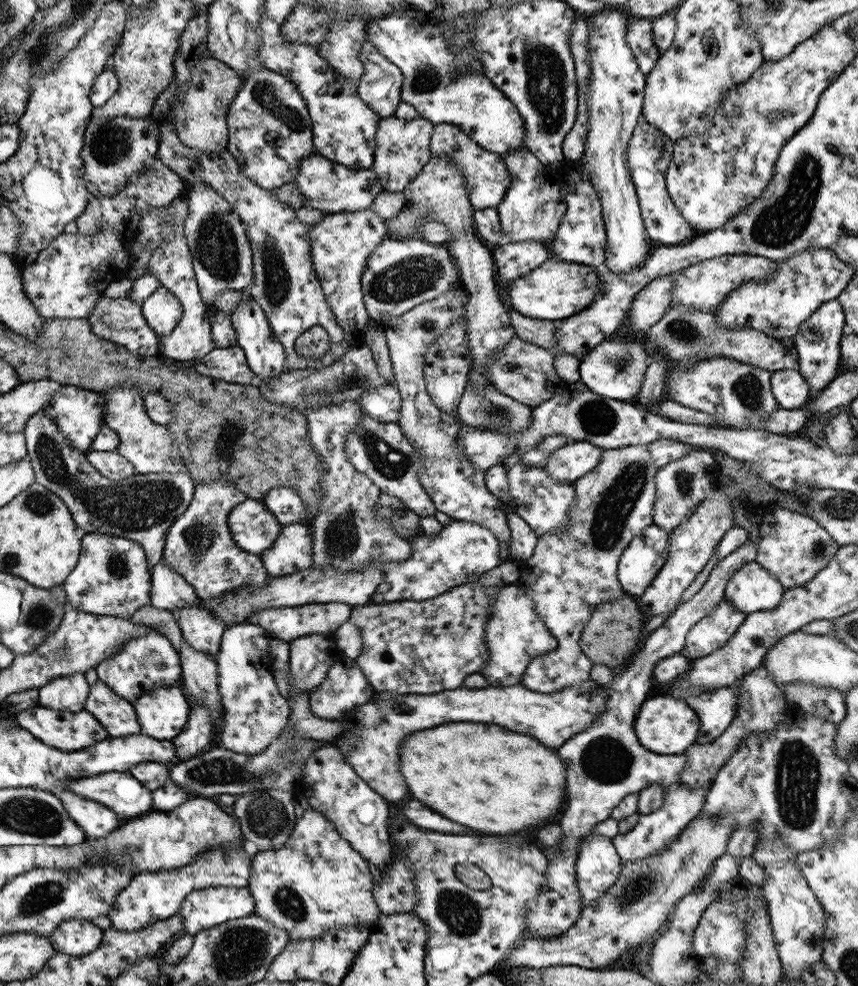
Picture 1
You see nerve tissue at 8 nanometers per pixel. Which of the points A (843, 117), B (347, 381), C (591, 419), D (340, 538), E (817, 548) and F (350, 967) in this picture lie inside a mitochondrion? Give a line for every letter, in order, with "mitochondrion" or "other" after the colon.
A: other
B: mitochondrion
C: mitochondrion
D: mitochondrion
E: mitochondrion
F: other

